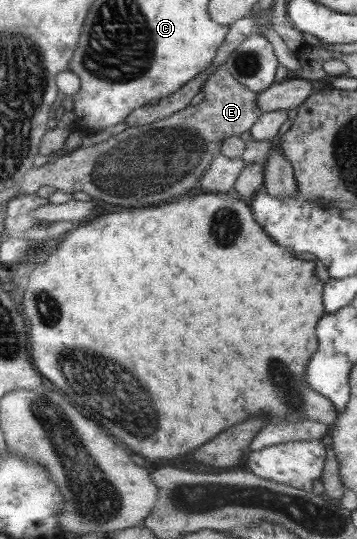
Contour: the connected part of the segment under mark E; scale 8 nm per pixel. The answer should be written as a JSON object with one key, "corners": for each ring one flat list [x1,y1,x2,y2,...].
{"corners":[[224,65,216,67,216,70,204,81,201,91,204,92,204,98,196,108,183,107,182,110,166,118,155,120,151,124,128,127,121,134,111,136,99,144,89,143,87,147,81,146,52,163,47,162,40,167,33,166,22,180,17,182,16,186,20,187,17,195,36,193,41,186,53,186,70,194,78,191,86,192,98,202,140,208,140,206,166,204,176,200,178,196,188,194,189,190,199,185,198,182,204,176,209,164,221,152,220,144,228,137,240,136,248,132,262,113,257,105,257,94,240,84,229,74]]}

